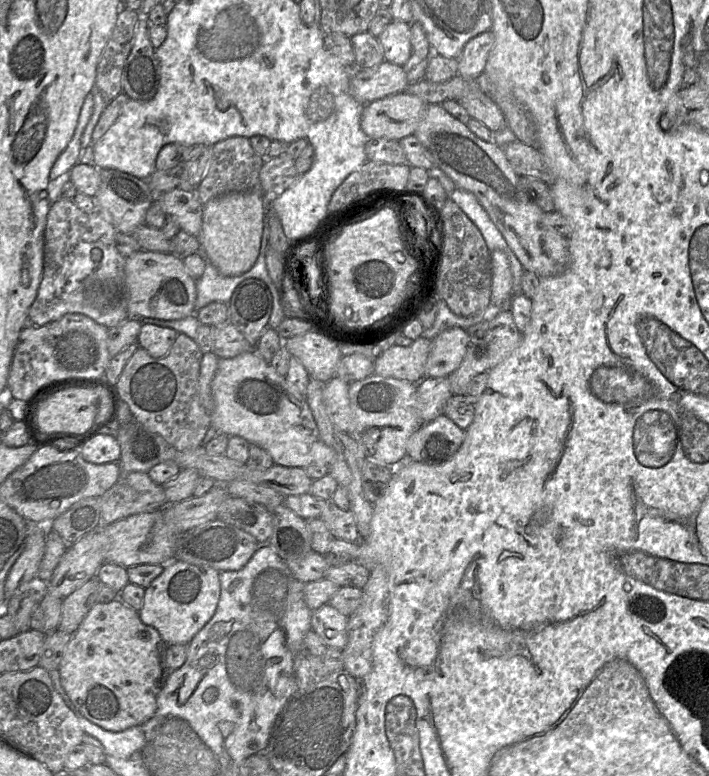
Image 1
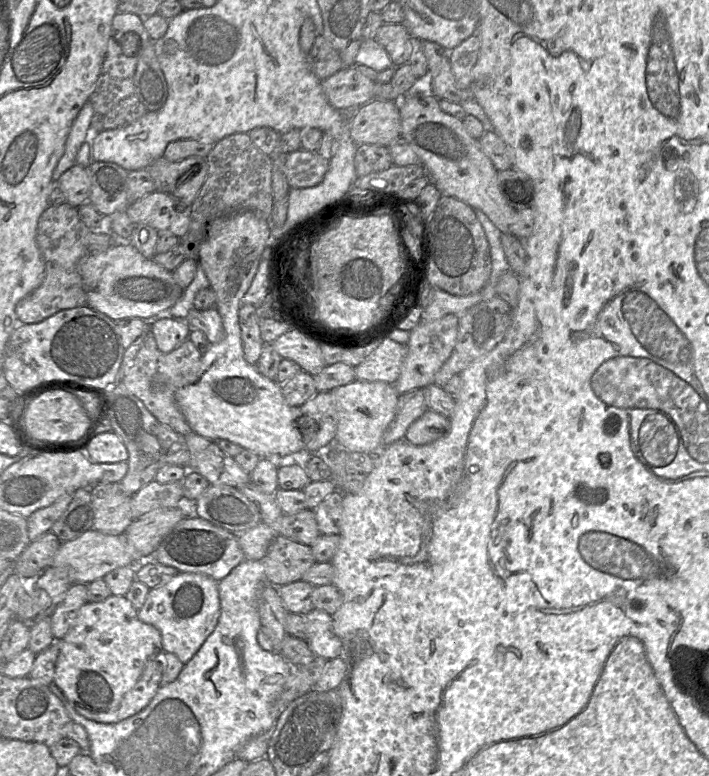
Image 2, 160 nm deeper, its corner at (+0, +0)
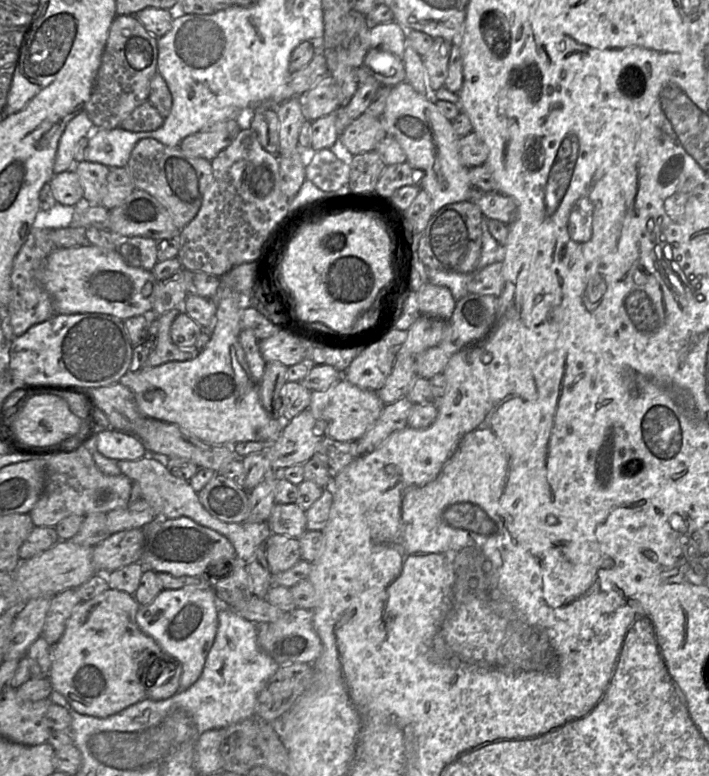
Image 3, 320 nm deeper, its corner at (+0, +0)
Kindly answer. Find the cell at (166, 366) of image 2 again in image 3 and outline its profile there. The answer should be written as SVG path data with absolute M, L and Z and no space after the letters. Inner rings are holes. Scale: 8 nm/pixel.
M181 307L172 309L158 317L158 332L154 348L146 360L144 367L152 368L172 361L188 361L196 358L196 348L179 348L170 335L172 322L180 313Z

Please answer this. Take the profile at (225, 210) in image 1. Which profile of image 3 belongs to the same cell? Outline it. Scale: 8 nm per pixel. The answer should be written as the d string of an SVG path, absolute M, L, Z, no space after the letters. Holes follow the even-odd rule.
M220 280L220 286L215 297L216 301L216 314L213 325L210 329L203 331L209 331L210 340L205 348L205 350L198 354L198 356L192 360L188 361L172 361L165 364L162 364L157 367L152 368L141 368L137 371L128 371L119 381L122 385L129 388L134 394L136 406L138 411L142 416L163 421L169 424L174 424L194 437L200 439L201 441L217 446L226 446L229 449L232 449L233 445L239 442L248 442L248 441L260 441L266 444L274 443L280 436L283 428L283 420L281 418L272 417L262 406L258 391L258 383L254 381L250 373L248 364L245 359L244 351L239 342L239 334L241 331L241 318L243 310L241 309L241 302L239 303L236 299L236 293L232 292L229 287L222 286Z

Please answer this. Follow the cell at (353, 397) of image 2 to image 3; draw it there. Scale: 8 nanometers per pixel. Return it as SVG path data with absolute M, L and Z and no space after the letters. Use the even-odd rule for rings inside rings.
M341 377L325 391L311 391L308 409L315 418L326 422L326 436L340 442L348 442L359 440L367 432L379 418L384 405L377 391L359 388Z

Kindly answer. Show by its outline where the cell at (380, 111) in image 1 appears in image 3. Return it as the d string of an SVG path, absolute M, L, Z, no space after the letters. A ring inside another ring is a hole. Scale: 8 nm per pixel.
M364 112L339 136L339 142L352 155L375 150L376 145L387 136L380 118Z

